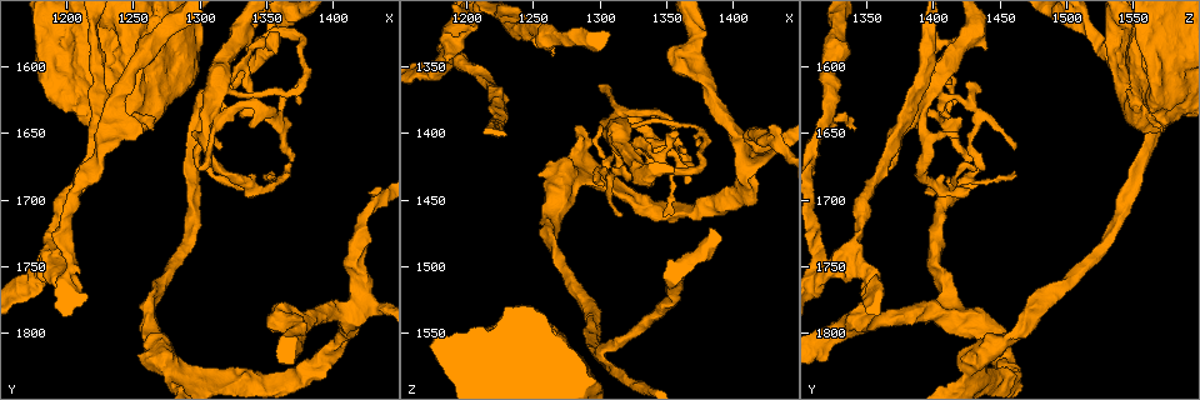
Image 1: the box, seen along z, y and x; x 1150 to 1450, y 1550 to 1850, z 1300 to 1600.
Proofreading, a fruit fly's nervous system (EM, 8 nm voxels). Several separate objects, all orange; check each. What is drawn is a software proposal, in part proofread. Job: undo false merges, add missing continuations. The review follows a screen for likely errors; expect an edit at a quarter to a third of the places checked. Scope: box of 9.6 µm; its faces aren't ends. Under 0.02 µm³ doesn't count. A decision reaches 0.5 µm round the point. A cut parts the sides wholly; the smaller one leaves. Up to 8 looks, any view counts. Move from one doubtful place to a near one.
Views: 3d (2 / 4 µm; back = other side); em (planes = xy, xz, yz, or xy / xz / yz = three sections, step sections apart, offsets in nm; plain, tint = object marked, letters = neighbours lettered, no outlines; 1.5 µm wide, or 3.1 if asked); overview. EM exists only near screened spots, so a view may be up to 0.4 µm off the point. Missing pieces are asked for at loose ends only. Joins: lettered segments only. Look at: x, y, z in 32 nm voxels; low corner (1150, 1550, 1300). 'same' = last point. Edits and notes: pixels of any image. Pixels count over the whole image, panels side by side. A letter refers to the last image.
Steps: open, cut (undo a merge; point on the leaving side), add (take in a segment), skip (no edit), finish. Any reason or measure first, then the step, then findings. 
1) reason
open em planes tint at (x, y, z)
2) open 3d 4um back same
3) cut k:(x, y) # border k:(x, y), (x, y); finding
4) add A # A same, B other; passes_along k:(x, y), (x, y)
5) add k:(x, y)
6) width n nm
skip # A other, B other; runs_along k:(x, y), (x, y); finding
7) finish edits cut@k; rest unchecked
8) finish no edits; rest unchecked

open 3d 4um at (1430, 1694, 1394)

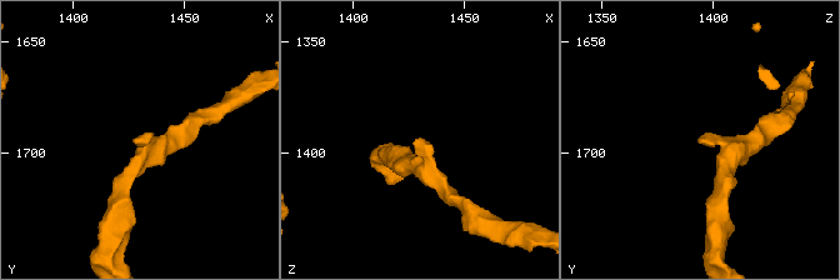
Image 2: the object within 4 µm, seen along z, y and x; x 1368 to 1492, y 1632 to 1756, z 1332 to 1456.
shape alone is not enough
open em planes letters at (1431, 1695, 1394)

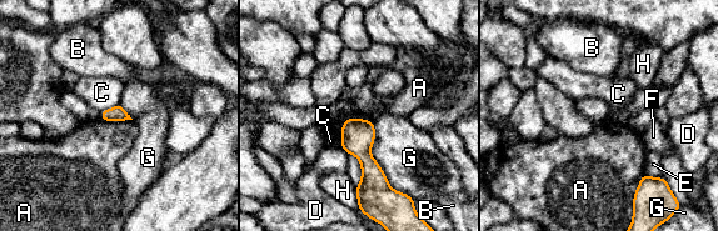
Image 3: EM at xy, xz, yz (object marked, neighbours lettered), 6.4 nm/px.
skip # A other, B other, C other, D other, E other, F other, G other, H other; border 3:(372, 120), (347, 119), (340, 139); no lettered segment goes on from it

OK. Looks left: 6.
an open end
open em planes plain at (1266, 1646, 1342)

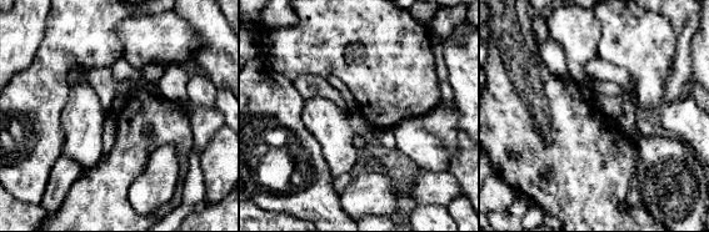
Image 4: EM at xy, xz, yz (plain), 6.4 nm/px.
what lies round it
open em planes letters same

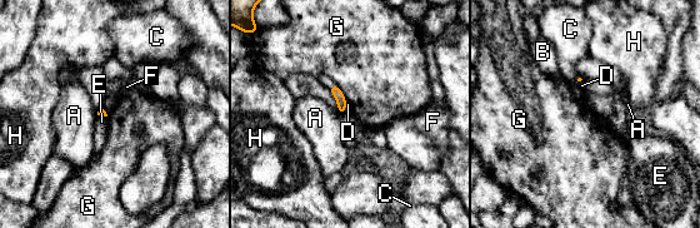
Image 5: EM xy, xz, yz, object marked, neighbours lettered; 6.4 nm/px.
skip # A other, B other, C other, D other, E other, F other, G other, H other; border 5:(336, 84), (346, 99); none of them fits

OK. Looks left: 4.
calibre changes
open em planes letters at (1334, 1620, 1394)

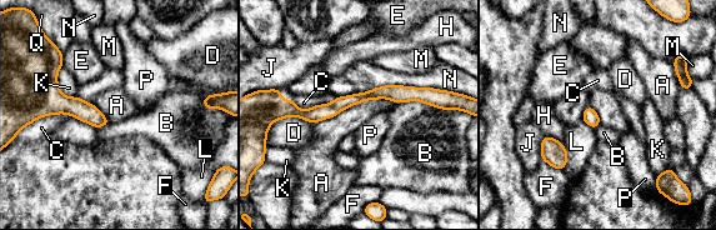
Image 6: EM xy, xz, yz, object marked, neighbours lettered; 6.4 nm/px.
width 90 nm; longest_contact A 550 nm
skip # A other, B other, C other, D other, E other, F other, H other, J other, K other, L other, M other, N other, P other, Q other; continuous, no second neuron

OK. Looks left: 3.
finish no edits; rest unchecked

